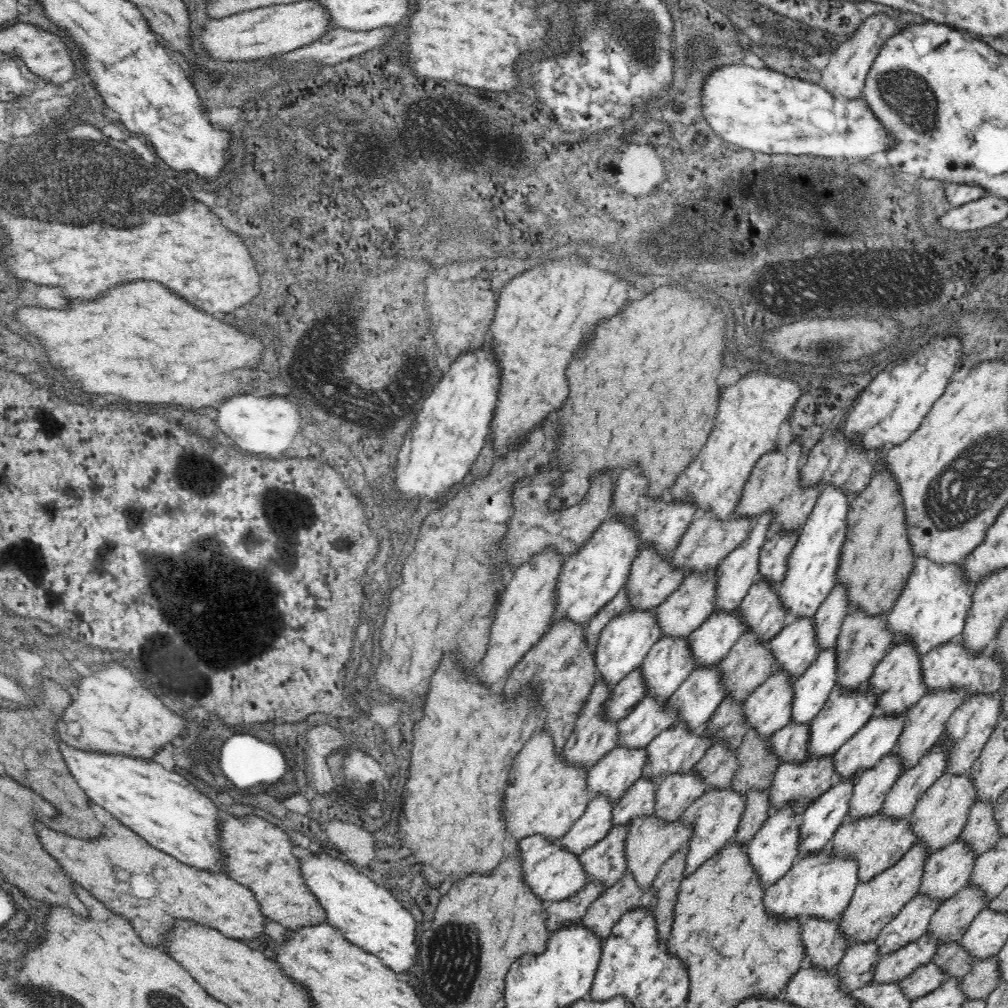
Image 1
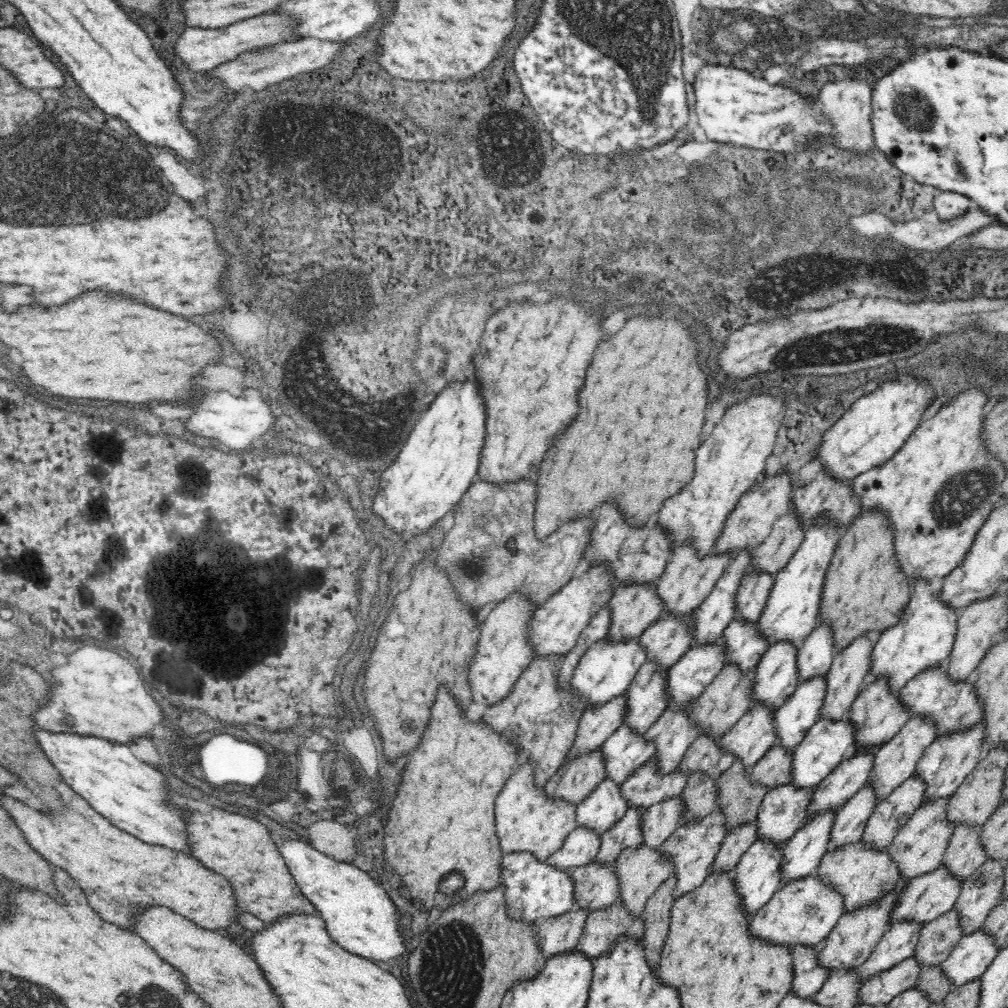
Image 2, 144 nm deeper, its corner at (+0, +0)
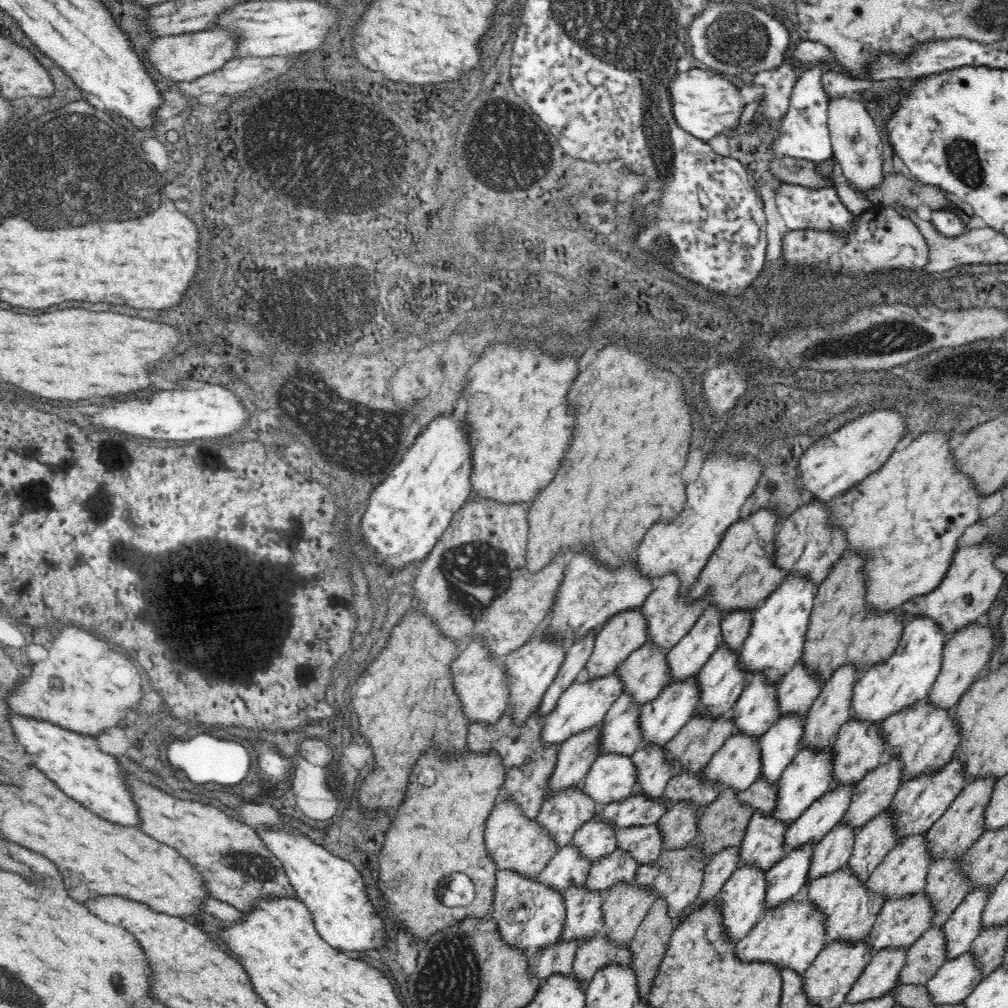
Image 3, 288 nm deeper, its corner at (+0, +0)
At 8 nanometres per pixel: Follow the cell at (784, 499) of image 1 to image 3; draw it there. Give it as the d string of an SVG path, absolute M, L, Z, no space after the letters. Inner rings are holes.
M762 508L754 514L750 514L744 520L732 522L718 546L716 552L708 558L700 578L690 588L690 600L698 602L708 592L712 592L712 604L724 612L736 612L736 610L758 610L760 604L774 592L782 580L788 576L788 570L784 570L774 558L776 558L776 532L778 532L778 512L772 508Z

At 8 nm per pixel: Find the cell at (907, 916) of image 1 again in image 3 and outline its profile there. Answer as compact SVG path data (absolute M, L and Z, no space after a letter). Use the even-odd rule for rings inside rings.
M884 946L878 948L872 956L872 962L864 968L856 984L846 996L846 1002L860 1002L882 996L888 988L894 986L894 980L900 976L904 964L908 962L908 946Z

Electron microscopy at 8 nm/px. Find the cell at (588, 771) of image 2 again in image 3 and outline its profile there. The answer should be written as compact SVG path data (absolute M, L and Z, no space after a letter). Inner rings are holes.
M570 786L554 790L546 796L540 806L538 822L548 826L560 844L574 840L574 832L582 822L588 822L596 814L596 800L586 792L584 786Z

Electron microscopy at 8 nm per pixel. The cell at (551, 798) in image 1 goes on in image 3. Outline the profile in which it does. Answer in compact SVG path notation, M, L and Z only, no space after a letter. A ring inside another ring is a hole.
M508 796L504 800L498 800L486 830L486 844L488 844L488 852L492 854L492 858L496 860L498 870L500 868L512 868L512 870L520 870L532 878L540 878L540 872L550 864L550 860L558 854L560 844L556 840L556 834L538 822L538 818L530 818L524 808L520 806L520 802L516 800L516 796Z

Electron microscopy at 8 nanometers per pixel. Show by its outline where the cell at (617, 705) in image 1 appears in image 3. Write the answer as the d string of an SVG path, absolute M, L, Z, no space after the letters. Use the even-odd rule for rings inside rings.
M602 724L570 736L560 746L556 772L552 776L550 792L570 786L582 786L594 760L602 754Z

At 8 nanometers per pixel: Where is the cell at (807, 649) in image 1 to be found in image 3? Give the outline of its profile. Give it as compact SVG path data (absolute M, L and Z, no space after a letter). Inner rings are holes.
M766 670L756 672L748 680L744 692L732 708L738 730L744 730L744 734L758 734L762 738L764 732L774 722L778 722L778 718L782 716L778 686L780 682L768 678Z

